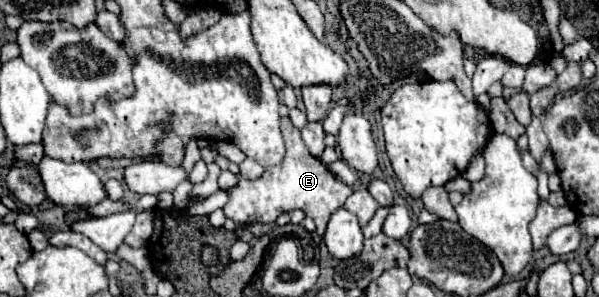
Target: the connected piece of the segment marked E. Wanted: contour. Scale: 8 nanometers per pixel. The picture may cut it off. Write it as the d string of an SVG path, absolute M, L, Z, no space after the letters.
M288 117L282 119L282 137L286 143L286 155L282 163L274 167L266 167L264 175L260 179L244 179L238 177L238 183L232 189L226 189L228 203L222 207L224 215L230 217L234 223L272 223L278 215L290 213L294 209L302 209L306 217L314 219L316 233L322 235L324 227L332 215L332 211L340 209L344 201L352 195L352 189L344 183L340 183L324 165L320 159L314 159L308 153L308 147L304 145L300 131L290 123Z

